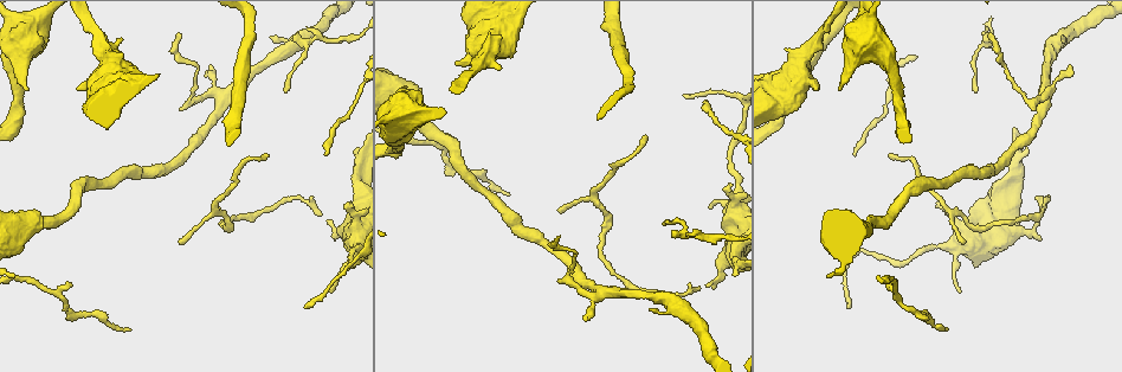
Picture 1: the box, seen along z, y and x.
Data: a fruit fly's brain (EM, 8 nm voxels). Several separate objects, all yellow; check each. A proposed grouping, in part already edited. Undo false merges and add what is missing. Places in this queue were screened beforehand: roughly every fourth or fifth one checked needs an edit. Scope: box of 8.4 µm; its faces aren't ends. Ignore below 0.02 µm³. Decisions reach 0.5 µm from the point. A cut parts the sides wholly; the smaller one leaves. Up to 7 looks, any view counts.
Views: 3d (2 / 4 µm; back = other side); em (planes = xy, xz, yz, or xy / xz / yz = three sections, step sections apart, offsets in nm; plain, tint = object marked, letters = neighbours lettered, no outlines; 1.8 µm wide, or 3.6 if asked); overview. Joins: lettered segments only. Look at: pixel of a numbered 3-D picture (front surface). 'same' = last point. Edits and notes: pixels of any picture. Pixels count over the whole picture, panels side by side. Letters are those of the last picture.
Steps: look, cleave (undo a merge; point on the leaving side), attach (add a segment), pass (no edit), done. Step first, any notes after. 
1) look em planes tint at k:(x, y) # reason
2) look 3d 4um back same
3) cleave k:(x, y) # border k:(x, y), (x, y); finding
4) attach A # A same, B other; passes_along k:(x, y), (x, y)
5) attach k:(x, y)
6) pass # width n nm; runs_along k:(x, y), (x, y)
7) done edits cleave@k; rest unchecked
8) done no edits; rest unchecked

look 3d 2um back at 1:(1062, 40) # branch stops here

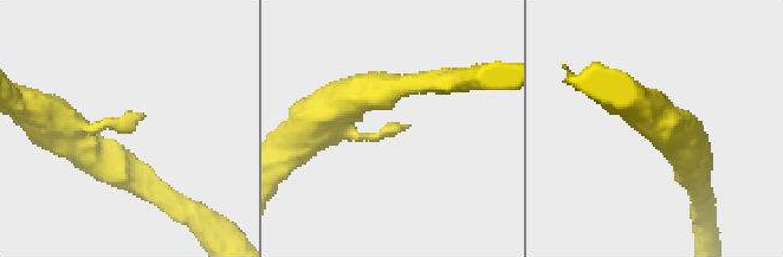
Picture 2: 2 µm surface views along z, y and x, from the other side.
look em yz step 16 letters at 2:(404, 124) # now the EM

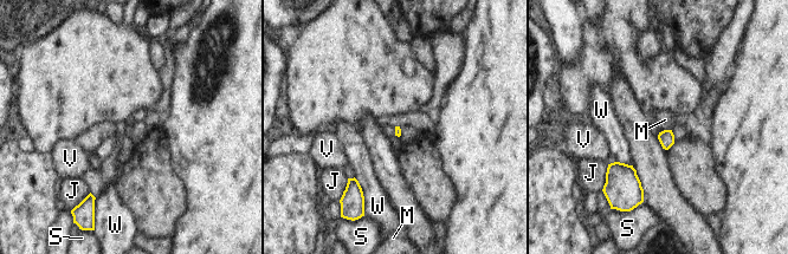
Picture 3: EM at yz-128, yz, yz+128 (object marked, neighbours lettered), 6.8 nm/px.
pass # longest_contact W 220 nm; J other, M other, S other, V other, W other; border 3:(670, 129), (664, 129), (659, 132); no lettered segment goes on from it

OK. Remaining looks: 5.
look 3d 4um at 1:(508, 196) # branch stops here

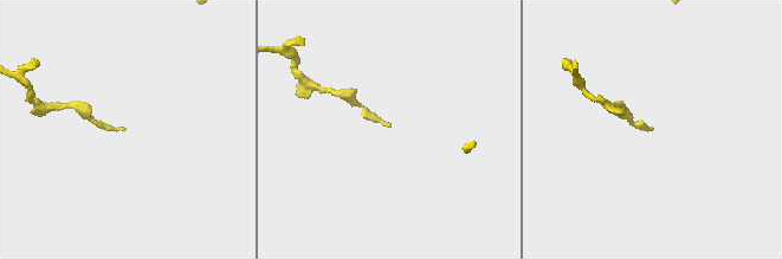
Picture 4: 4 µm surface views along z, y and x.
look em planes letters at 4:(124, 128)

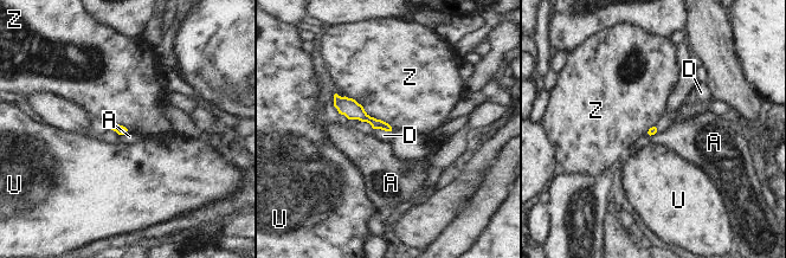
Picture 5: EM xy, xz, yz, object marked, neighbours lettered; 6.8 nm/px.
pass # A other, D other, U other, Z other; border 5:(345, 96), (354, 98), (392, 130); none of them fits

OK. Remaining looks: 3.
look em planes letters at 1:(448, 133) # branch stops here

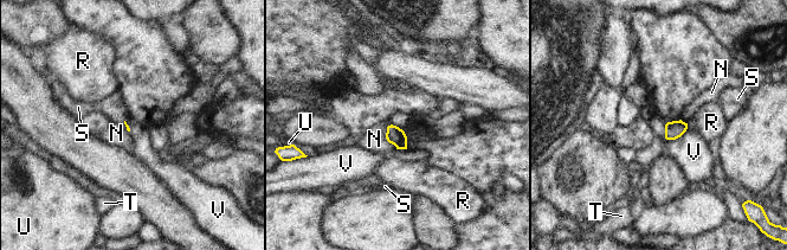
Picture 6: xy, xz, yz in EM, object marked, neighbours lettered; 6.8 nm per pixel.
pass # N other, R other, S other, T other, U other, V other; border 6:(686, 128), (675, 139), (664, 138); none of them fits

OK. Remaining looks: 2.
done no edits; rest unchecked

